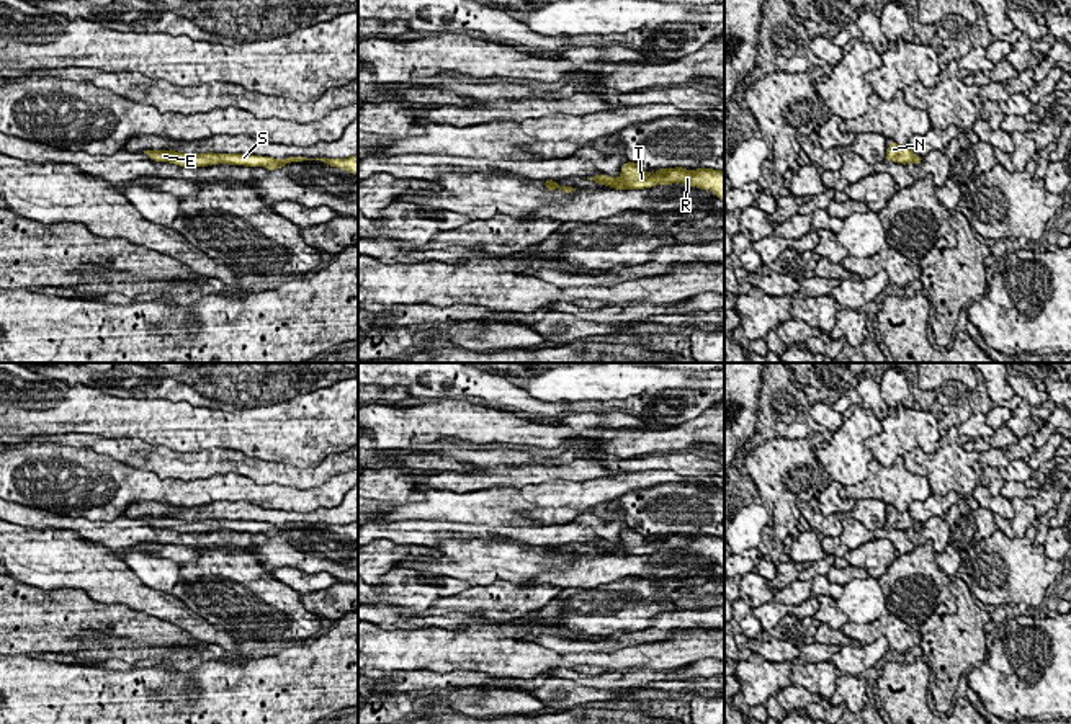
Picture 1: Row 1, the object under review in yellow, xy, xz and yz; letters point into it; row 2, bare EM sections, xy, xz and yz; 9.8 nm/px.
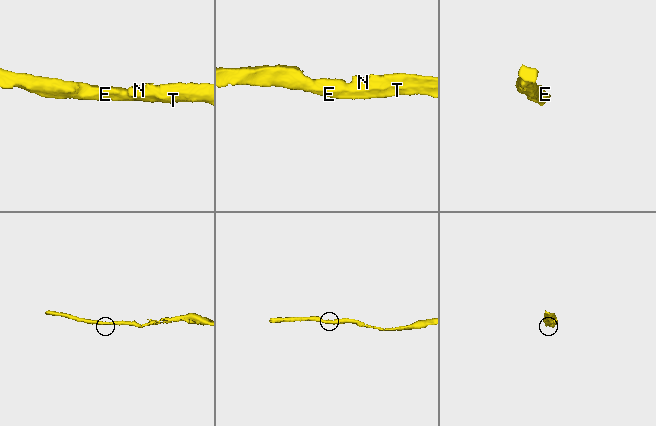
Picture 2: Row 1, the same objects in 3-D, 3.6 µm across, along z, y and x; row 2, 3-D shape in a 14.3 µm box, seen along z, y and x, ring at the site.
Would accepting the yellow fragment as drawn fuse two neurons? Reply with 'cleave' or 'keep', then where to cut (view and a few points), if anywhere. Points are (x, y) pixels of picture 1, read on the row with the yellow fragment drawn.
keep; cut none

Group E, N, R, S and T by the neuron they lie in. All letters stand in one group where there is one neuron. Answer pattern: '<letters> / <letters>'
E N R S T

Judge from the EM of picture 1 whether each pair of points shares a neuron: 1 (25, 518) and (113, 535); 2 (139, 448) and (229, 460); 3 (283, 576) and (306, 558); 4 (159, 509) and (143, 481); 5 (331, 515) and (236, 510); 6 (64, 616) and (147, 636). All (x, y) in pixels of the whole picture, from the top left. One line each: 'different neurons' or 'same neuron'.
1: same neuron
2: same neuron
3: different neurons
4: different neurons
5: same neuron
6: same neuron

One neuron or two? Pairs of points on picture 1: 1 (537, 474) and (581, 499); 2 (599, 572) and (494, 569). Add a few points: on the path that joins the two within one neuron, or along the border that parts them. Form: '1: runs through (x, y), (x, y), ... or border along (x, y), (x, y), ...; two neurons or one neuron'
1: border along (587, 481), (548, 479), (525, 486); two neurons
2: runs through (573, 572), (520, 569); one neuron

